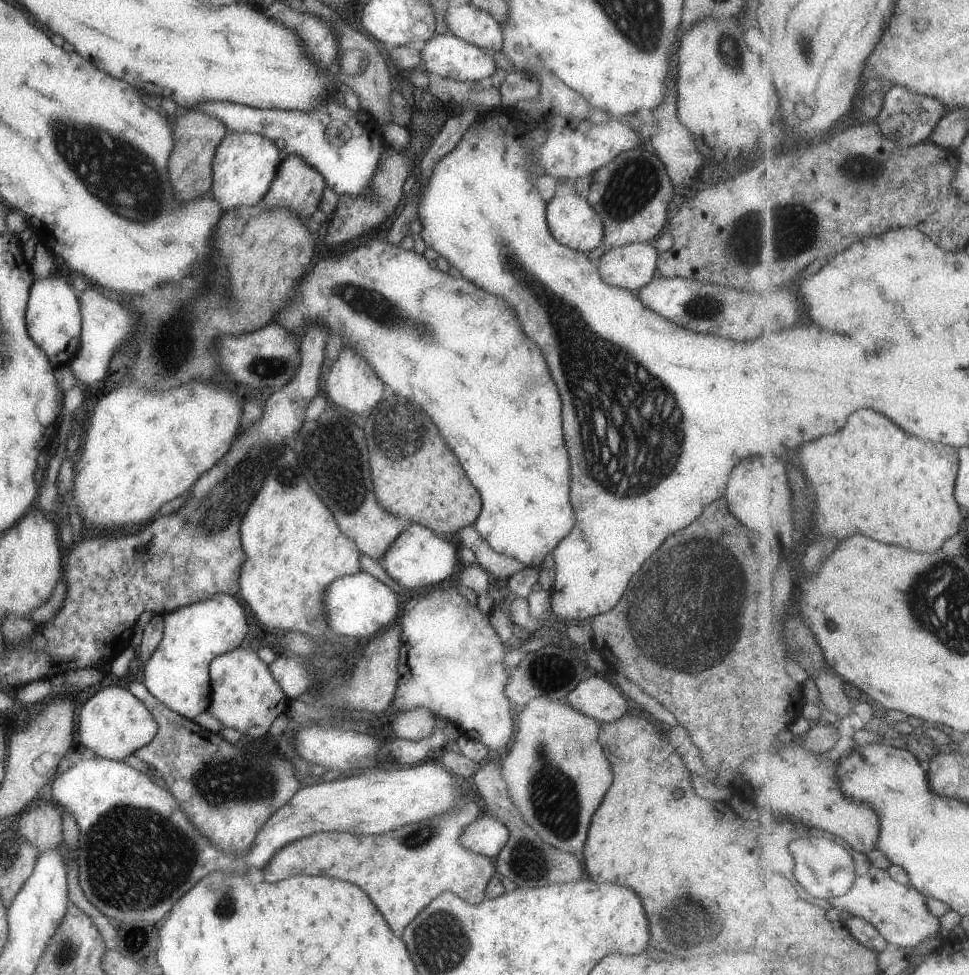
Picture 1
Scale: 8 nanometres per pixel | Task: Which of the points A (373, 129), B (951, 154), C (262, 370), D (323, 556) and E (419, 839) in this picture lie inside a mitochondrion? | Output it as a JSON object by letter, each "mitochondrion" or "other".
{"A":"other","B":"other","C":"mitochondrion","D":"other","E":"mitochondrion"}

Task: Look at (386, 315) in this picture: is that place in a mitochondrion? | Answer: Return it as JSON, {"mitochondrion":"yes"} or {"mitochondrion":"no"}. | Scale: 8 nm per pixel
{"mitochondrion":"yes"}

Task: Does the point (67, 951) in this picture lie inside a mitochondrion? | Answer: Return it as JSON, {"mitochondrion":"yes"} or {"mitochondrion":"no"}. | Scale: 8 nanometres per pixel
{"mitochondrion":"yes"}

